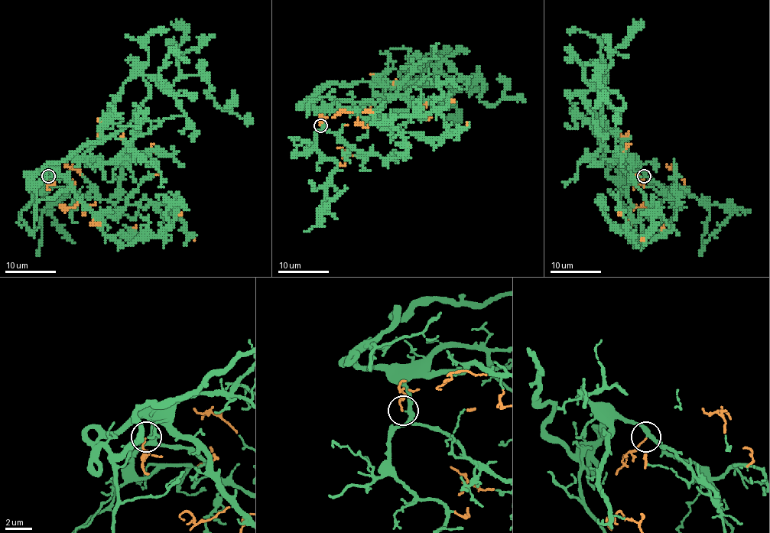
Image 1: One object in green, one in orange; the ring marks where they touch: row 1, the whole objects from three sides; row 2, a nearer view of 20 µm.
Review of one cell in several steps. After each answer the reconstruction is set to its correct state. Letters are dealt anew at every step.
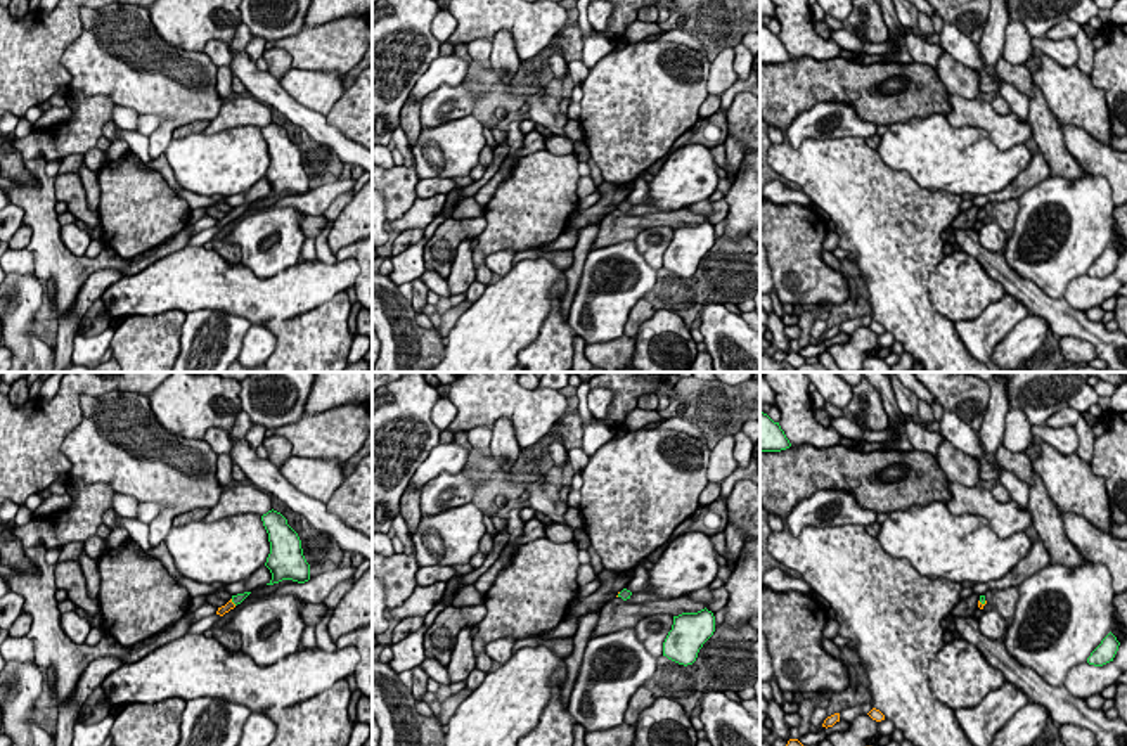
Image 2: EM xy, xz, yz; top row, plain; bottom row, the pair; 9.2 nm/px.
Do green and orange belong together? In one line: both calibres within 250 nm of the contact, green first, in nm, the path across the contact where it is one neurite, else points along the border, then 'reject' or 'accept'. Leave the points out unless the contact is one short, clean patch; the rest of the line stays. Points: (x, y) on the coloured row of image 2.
calibres 60 and 50 nm; border yz (978, 601), (985, 603); reject

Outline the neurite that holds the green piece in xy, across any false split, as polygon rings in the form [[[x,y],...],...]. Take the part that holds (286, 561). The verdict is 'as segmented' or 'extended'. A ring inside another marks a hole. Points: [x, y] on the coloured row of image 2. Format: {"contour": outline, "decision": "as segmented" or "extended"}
{"contour": [[[268,511],[261,516],[263,526],[268,533],[270,554],[265,566],[272,573],[267,585],[282,580],[305,583],[310,580],[310,564],[306,563],[298,533],[287,524],[287,519],[277,512]]], "decision": "as segmented"}

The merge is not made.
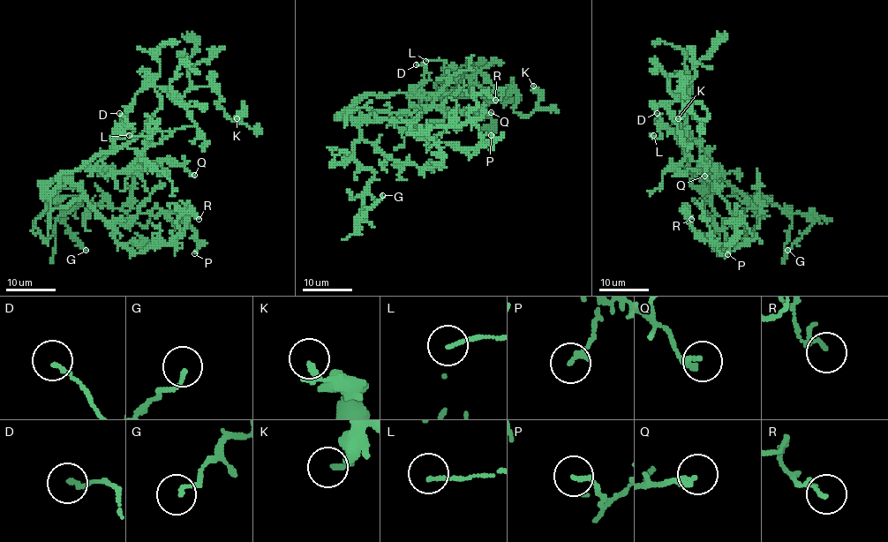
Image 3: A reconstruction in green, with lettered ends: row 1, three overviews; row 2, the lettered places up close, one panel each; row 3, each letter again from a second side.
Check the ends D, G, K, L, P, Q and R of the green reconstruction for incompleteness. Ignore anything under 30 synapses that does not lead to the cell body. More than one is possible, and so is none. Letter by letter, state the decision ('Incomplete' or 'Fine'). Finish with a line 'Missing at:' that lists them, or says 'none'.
D: Fine
G: Fine
K: Fine
L: Fine
P: Fine
Q: Fine
R: Fine
Missing at: none

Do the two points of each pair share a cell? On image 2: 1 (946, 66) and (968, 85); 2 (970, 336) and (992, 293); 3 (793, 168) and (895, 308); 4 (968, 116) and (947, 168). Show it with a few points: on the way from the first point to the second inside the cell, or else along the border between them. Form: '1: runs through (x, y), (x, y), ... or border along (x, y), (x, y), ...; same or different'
1: runs through (951, 71), (963, 82); same
2: border along (1006, 293), (975, 317), (954, 322); different
3: runs through (831, 192), (895, 257), (895, 270); same
4: border along (944, 116), (956, 127), (982, 127), (999, 147); different

